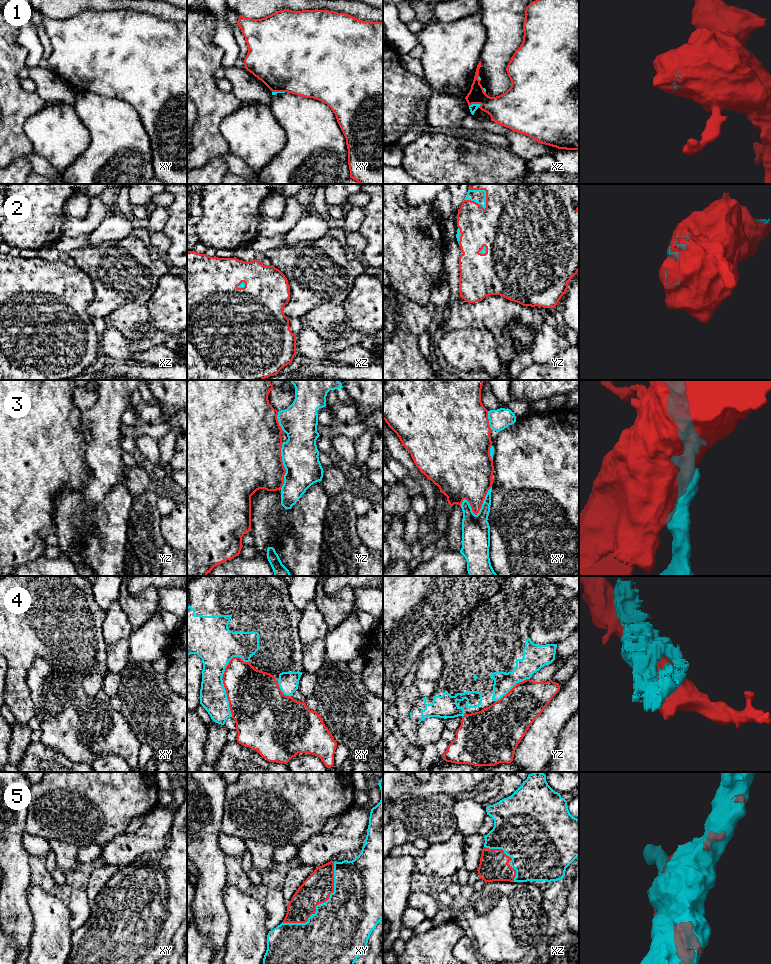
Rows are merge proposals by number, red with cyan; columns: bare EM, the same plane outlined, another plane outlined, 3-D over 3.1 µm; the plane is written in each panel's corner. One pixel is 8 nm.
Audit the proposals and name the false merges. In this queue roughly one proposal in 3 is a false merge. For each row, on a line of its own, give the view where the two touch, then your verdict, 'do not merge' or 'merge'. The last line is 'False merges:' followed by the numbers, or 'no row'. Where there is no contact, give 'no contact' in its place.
1: contact in xz; do not merge
2: contact in yz; merge
3: contact in xy; do not merge
4: contact in xy; do not merge
5: contact in xy; merge
False merges: 1, 3, 4

